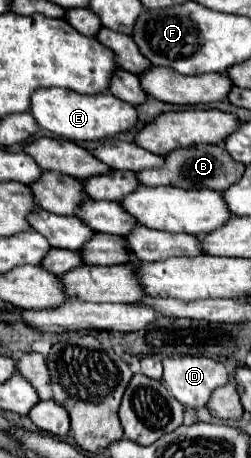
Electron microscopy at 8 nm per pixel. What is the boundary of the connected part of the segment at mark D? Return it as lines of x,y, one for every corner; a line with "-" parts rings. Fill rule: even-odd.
206,356
166,358
162,364
162,382
178,402
190,408
206,406
212,390
228,382
226,368

